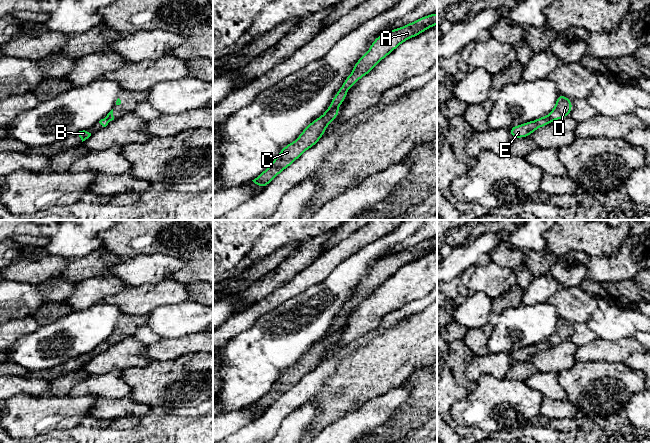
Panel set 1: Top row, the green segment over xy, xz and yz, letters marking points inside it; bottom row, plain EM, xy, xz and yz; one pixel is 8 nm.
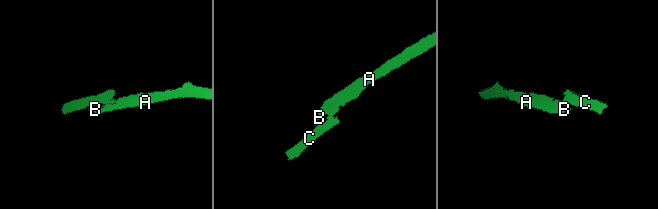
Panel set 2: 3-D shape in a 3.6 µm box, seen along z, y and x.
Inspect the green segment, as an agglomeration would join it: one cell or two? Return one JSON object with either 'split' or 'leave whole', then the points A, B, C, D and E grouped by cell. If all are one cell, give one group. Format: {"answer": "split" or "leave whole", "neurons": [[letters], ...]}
{"answer": "split", "neurons": [["A", "B", "E"], ["C", "D"]]}

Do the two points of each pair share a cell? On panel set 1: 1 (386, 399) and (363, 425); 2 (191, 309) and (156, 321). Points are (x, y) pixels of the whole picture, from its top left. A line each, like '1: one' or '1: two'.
1: one
2: one

